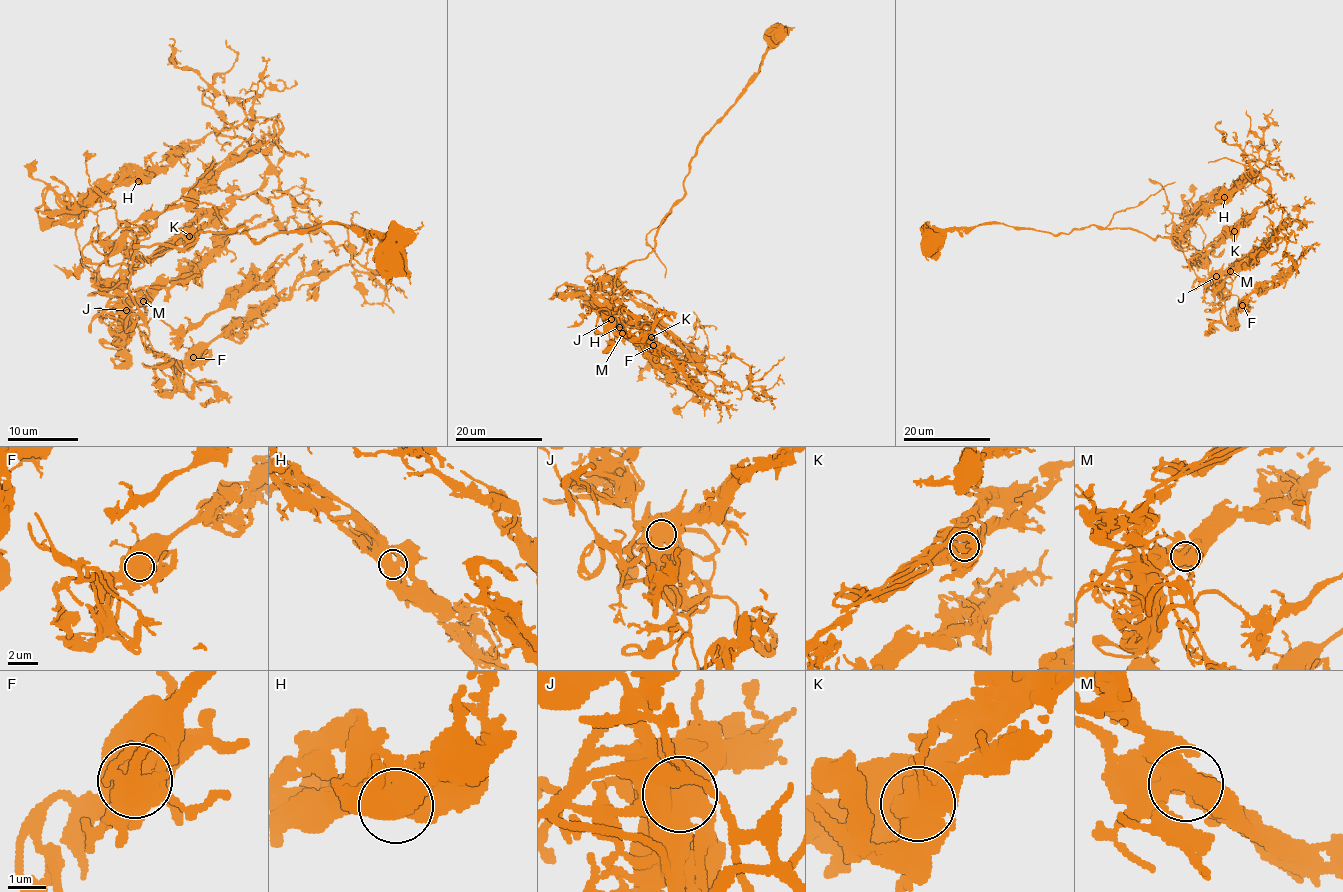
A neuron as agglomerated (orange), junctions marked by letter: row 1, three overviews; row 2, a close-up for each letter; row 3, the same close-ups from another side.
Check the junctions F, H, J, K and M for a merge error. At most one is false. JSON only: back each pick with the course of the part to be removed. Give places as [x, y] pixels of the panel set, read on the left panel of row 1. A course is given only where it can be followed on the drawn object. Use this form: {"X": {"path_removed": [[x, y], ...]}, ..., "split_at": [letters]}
{"split_at": []}

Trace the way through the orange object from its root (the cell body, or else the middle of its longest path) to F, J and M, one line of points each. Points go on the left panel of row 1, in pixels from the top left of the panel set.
F: (391, 246), (338, 223), (140, 246), (140, 340), (174, 379), (193, 358)
J: (391, 246), (338, 223), (260, 243), (244, 227), (200, 232), (182, 248), (133, 243), (120, 266), (126, 310)
M: (391, 246), (338, 223), (260, 243), (244, 227), (200, 232), (182, 248), (133, 243), (120, 303), (143, 301)

